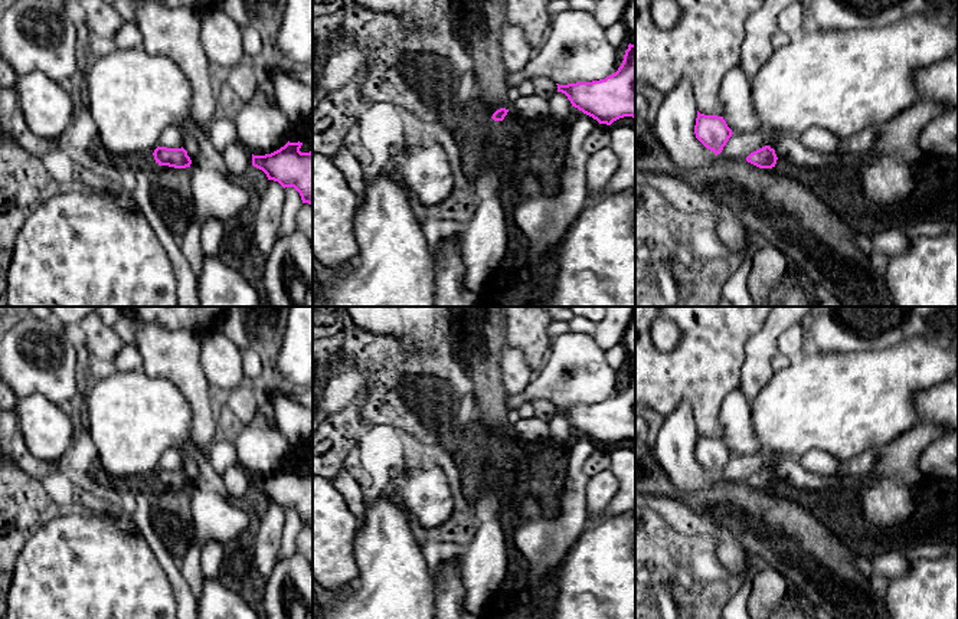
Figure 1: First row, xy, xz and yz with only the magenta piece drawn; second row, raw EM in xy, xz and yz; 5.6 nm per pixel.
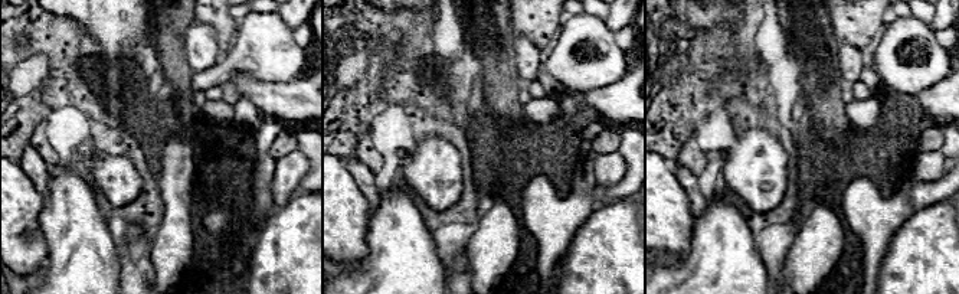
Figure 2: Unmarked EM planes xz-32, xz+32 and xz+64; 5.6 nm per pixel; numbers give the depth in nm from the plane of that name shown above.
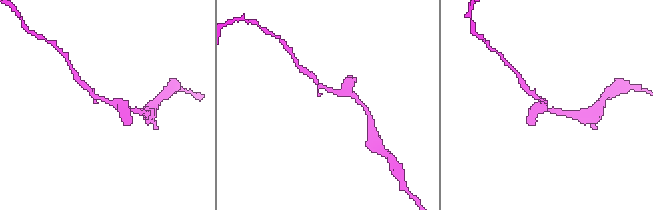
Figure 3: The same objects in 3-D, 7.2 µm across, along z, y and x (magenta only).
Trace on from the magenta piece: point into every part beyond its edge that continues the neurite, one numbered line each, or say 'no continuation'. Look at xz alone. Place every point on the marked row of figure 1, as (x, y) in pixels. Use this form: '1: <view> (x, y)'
no continuation

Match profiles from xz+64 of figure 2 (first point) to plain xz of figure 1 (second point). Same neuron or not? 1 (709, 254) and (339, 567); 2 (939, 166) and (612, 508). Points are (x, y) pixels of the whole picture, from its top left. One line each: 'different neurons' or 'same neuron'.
1: different neurons
2: different neurons

